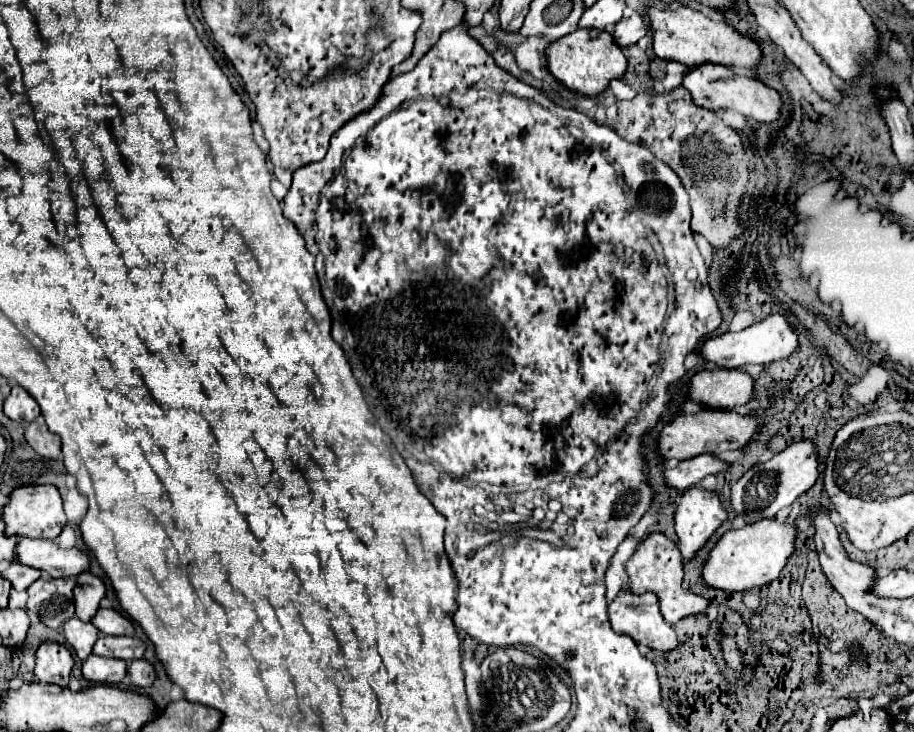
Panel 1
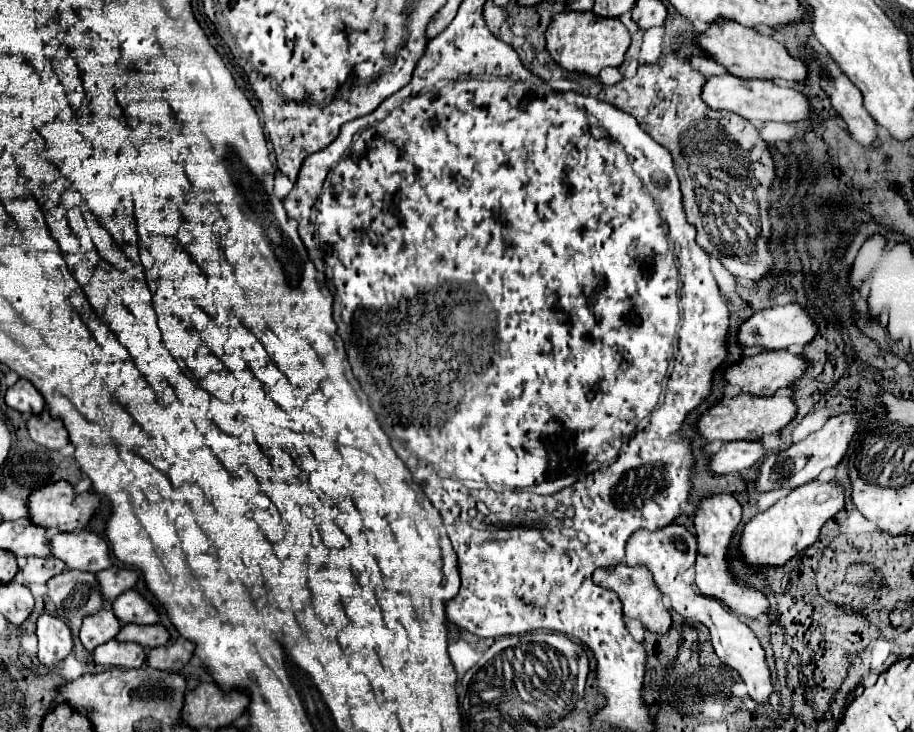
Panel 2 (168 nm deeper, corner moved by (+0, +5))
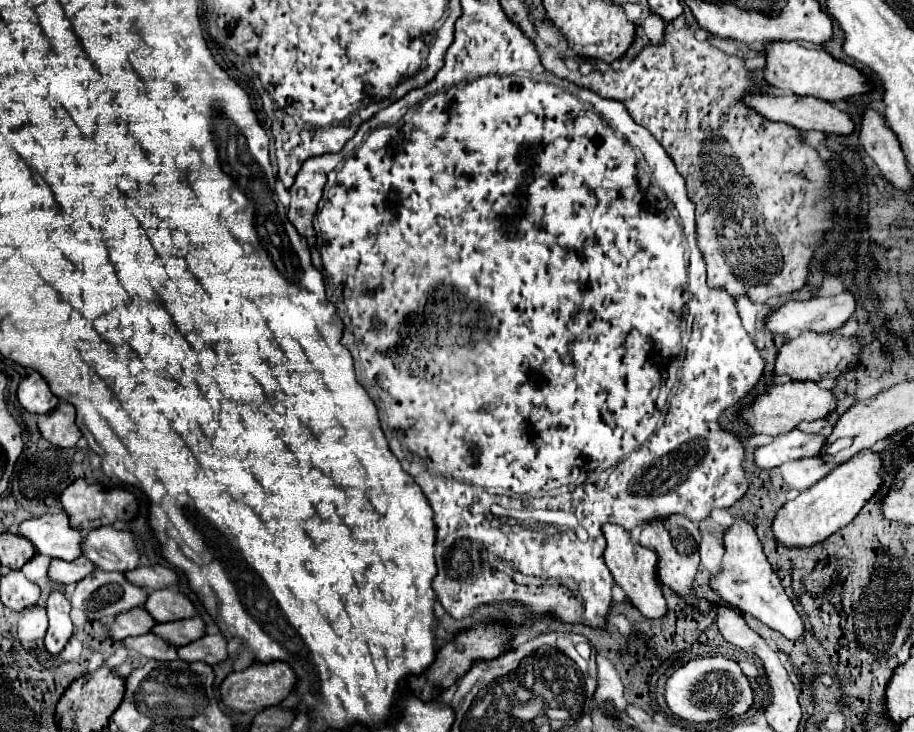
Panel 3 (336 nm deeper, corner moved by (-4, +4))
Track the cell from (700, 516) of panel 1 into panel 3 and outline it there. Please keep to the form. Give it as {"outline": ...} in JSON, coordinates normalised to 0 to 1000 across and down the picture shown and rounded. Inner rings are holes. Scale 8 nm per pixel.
{"outline":[[[809,709],[804,712],[793,728],[793,761],[791,761],[791,780],[787,788],[778,791],[778,802],[787,810],[793,821],[798,821],[809,835],[828,843],[839,857],[857,865],[865,876],[879,876],[881,854],[876,840],[872,837],[870,827],[861,816],[854,791],[846,780],[844,769],[839,766],[833,742],[824,725],[824,720]]]}

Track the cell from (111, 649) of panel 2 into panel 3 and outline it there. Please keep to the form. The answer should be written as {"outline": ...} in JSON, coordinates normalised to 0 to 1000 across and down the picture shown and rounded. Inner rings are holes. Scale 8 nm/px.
{"outline":[[[161,865],[161,867],[154,867],[154,870],[141,870],[135,878],[141,887],[148,887],[159,898],[167,898],[167,900],[176,900],[176,903],[194,900],[194,884],[187,881],[185,876],[176,873],[170,865]]]}

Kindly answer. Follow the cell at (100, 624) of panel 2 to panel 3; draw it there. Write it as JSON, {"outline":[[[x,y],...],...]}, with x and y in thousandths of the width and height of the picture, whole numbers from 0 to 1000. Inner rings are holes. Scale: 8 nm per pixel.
{"outline":[[[148,829],[146,835],[132,837],[124,854],[119,854],[121,873],[139,873],[146,867],[159,867],[167,859],[172,848],[161,837],[159,829]]]}

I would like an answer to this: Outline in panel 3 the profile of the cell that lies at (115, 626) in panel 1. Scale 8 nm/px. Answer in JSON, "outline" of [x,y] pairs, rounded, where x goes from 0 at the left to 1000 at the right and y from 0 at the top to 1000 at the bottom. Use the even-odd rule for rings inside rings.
{"outline":[[[176,805],[167,807],[159,824],[159,832],[172,848],[194,848],[216,840],[213,824],[198,807],[191,805]]]}

